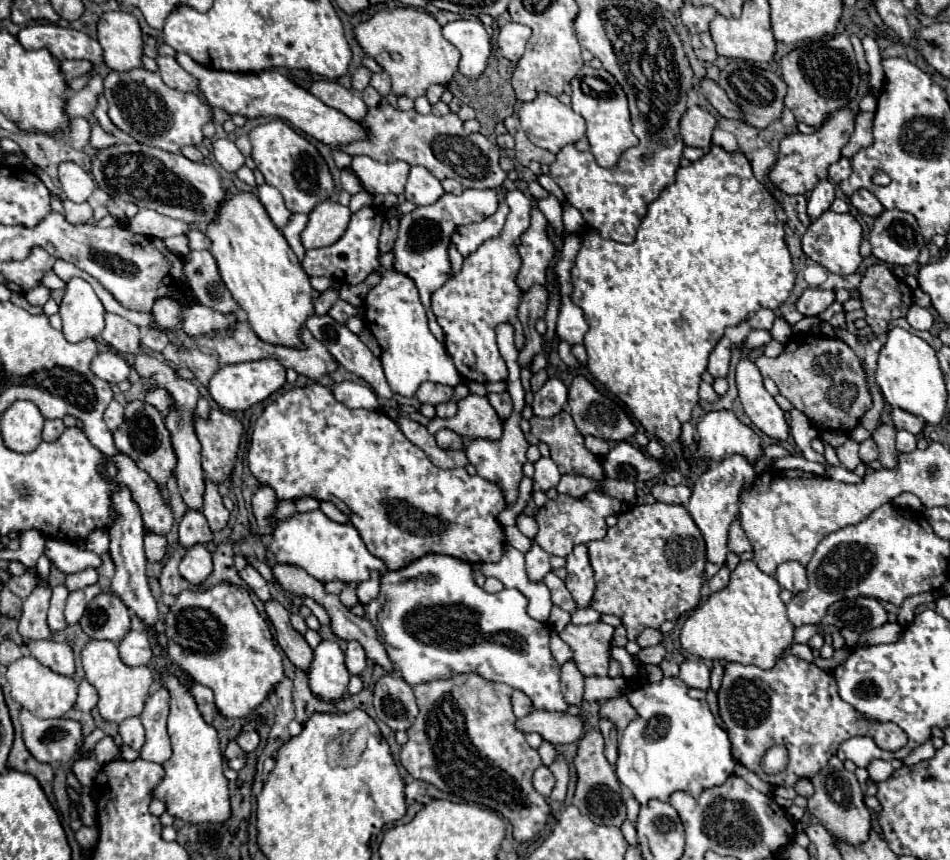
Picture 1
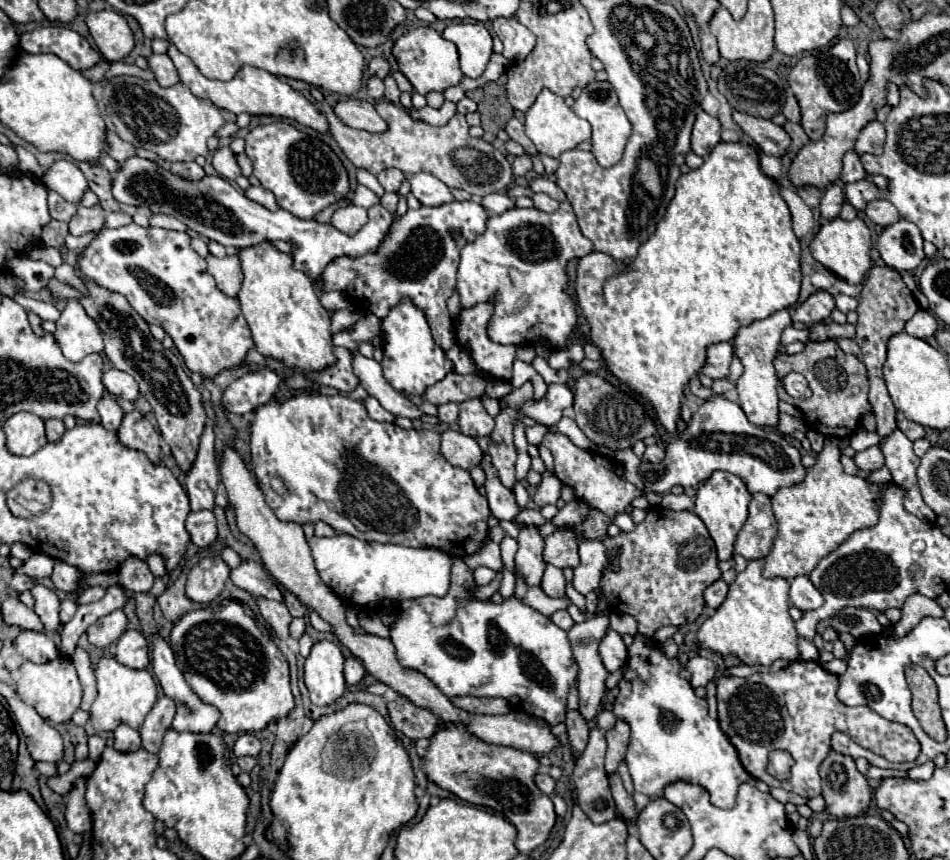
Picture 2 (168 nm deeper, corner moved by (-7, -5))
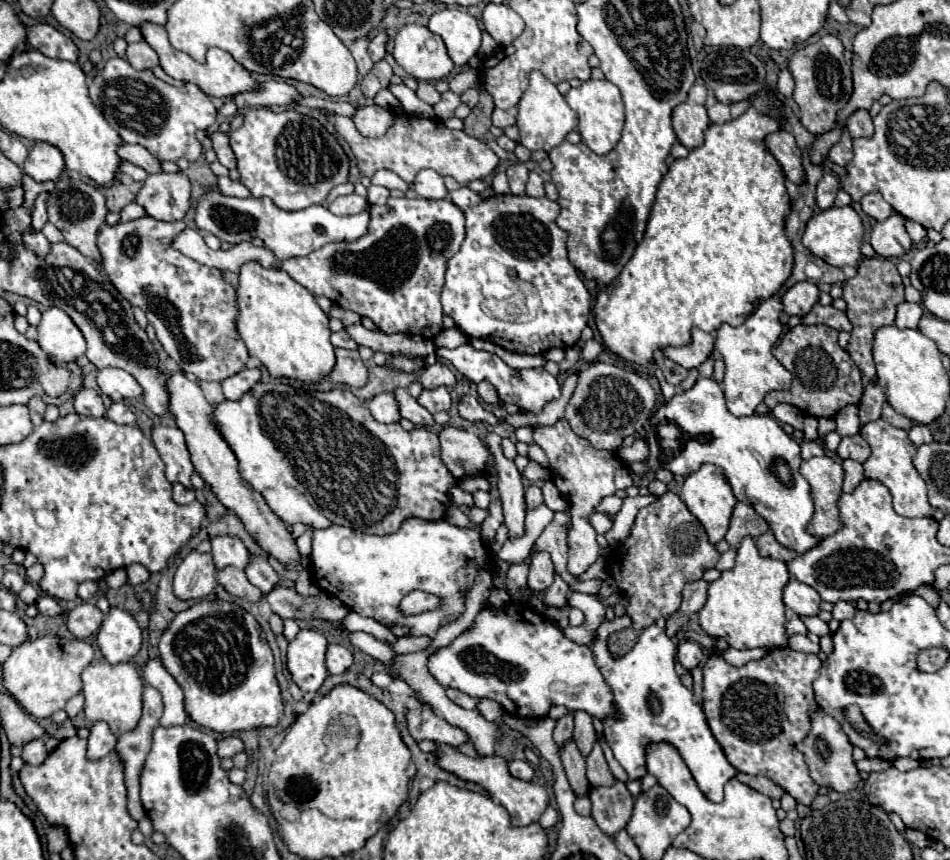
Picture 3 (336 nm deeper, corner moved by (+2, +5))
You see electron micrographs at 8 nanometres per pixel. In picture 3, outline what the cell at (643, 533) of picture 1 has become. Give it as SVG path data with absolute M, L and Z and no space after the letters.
M666 492L664 496L660 496L654 504L650 504L650 506L646 506L646 508L642 508L640 512L638 512L638 516L636 516L636 520L634 520L634 526L632 526L632 530L630 530L630 534L628 534L628 538L624 540L624 542L620 542L612 552L610 552L610 556L608 556L608 574L614 578L614 582L618 584L618 590L624 594L624 596L628 596L628 608L626 608L626 612L628 612L628 616L632 618L632 628L630 630L626 630L628 634L624 634L624 630L622 630L622 635L615 635L615 633L611 634L608 638L608 649L612 652L612 655L615 657L623 656L628 653L634 644L637 641L624 641L624 638L628 638L628 636L636 636L636 634L640 634L644 628L648 628L648 626L652 626L658 618L668 618L668 616L672 616L678 608L680 608L680 602L682 602L682 588L684 588L684 584L686 582L690 582L690 580L700 580L702 576L704 576L704 572L708 570L708 568L714 568L714 564L718 562L718 552L714 550L714 546L708 542L708 536L706 536L706 530L702 528L702 524L700 524L700 520L686 508L686 504L680 500L680 496L678 494L674 494L674 492Z

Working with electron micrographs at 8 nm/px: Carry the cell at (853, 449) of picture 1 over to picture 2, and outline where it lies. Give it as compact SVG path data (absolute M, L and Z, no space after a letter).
M861 430L861 432L855 432L851 436L851 448L855 452L861 452L861 450L867 450L871 446L877 446L879 444L879 434L877 432L867 432L867 430Z

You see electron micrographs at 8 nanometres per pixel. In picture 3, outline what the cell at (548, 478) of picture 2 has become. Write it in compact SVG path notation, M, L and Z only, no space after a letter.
M528 486L528 490L526 490L526 504L528 504L528 510L532 510L532 508L536 508L536 506L540 506L544 500L542 500L542 490L538 488L538 486Z

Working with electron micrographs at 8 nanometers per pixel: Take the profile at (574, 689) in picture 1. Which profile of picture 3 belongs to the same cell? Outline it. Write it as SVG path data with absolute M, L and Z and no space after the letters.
M568 740L562 750L560 750L560 756L562 756L562 764L564 764L564 770L566 770L566 776L570 780L570 786L574 790L574 794L588 794L588 780L586 780L586 760L582 758L582 754L578 752L576 748L576 742L574 740Z

